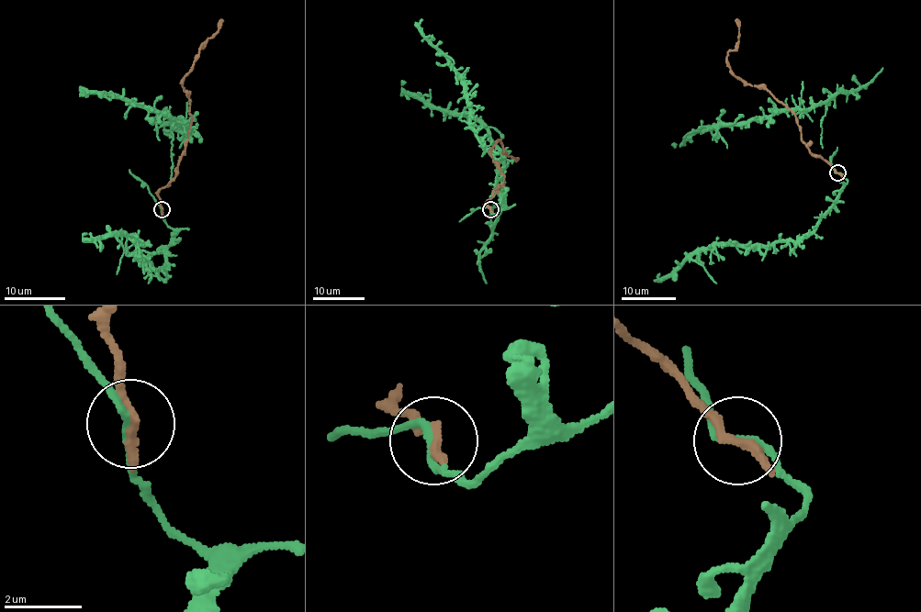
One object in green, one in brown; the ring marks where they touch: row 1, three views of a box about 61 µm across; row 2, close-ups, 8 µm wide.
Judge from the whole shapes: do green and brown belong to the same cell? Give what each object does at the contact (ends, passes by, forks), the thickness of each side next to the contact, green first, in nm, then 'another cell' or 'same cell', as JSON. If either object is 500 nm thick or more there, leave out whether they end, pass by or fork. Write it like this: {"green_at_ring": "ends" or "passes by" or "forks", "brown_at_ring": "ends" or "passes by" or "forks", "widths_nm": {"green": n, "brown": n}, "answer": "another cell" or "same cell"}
{"green_at_ring": "passes by", "brown_at_ring": "ends", "widths_nm": {"green": 180, "brown": 320}, "answer": "another cell"}

